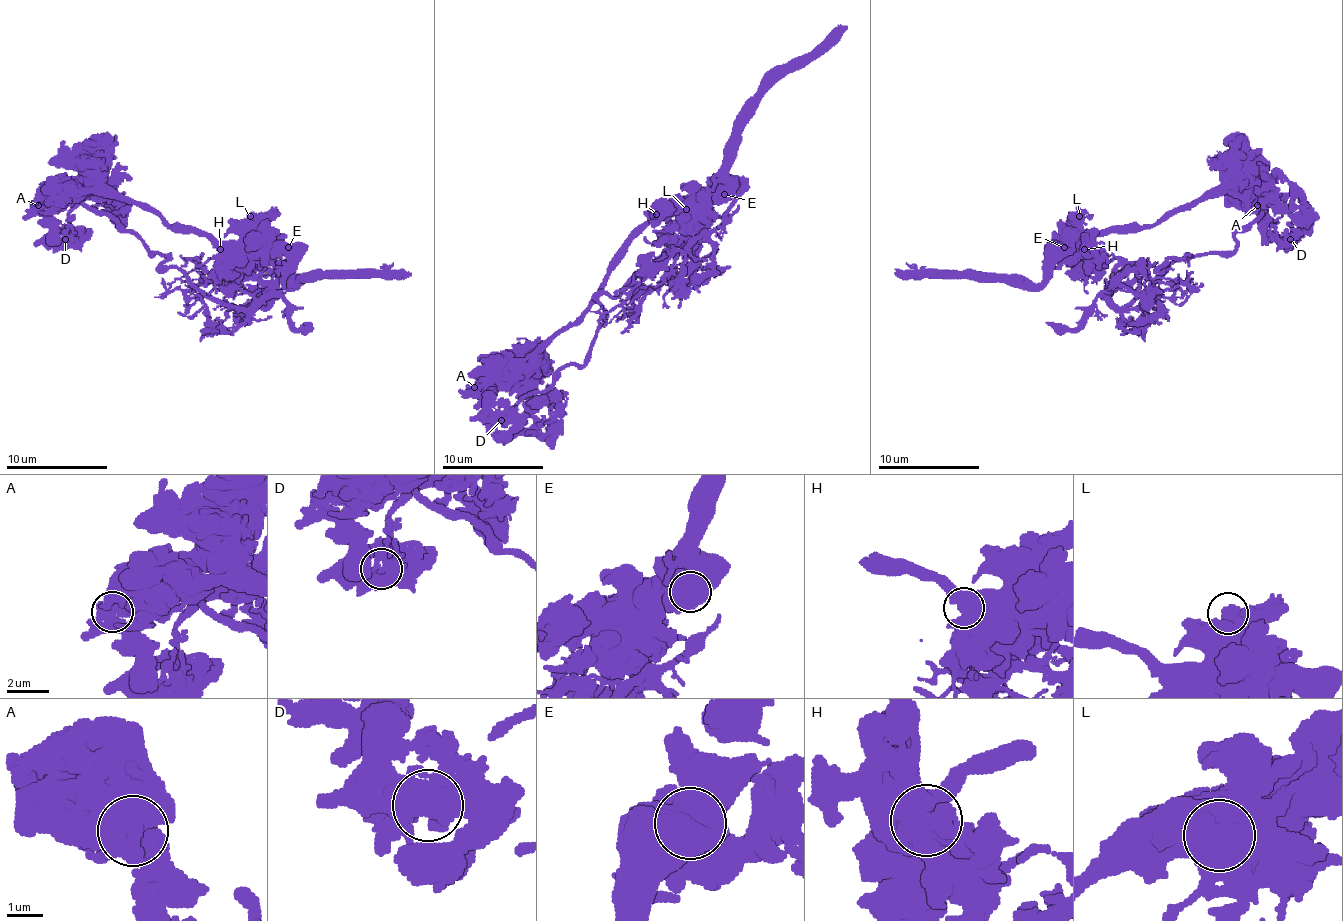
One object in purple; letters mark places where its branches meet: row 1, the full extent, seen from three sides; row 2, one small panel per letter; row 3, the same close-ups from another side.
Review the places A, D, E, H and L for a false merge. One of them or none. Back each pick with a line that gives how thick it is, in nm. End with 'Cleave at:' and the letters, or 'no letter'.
A: calibre 700 nm
Cleave at: A

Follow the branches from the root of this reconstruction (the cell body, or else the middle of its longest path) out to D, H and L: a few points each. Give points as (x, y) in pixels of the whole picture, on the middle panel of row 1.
D: (643, 230), (610, 273), (600, 295), (572, 323), (562, 326), (493, 382), (491, 410), (501, 420)
H: (643, 230), (656, 214)
L: (643, 230), (661, 217), (686, 209)

